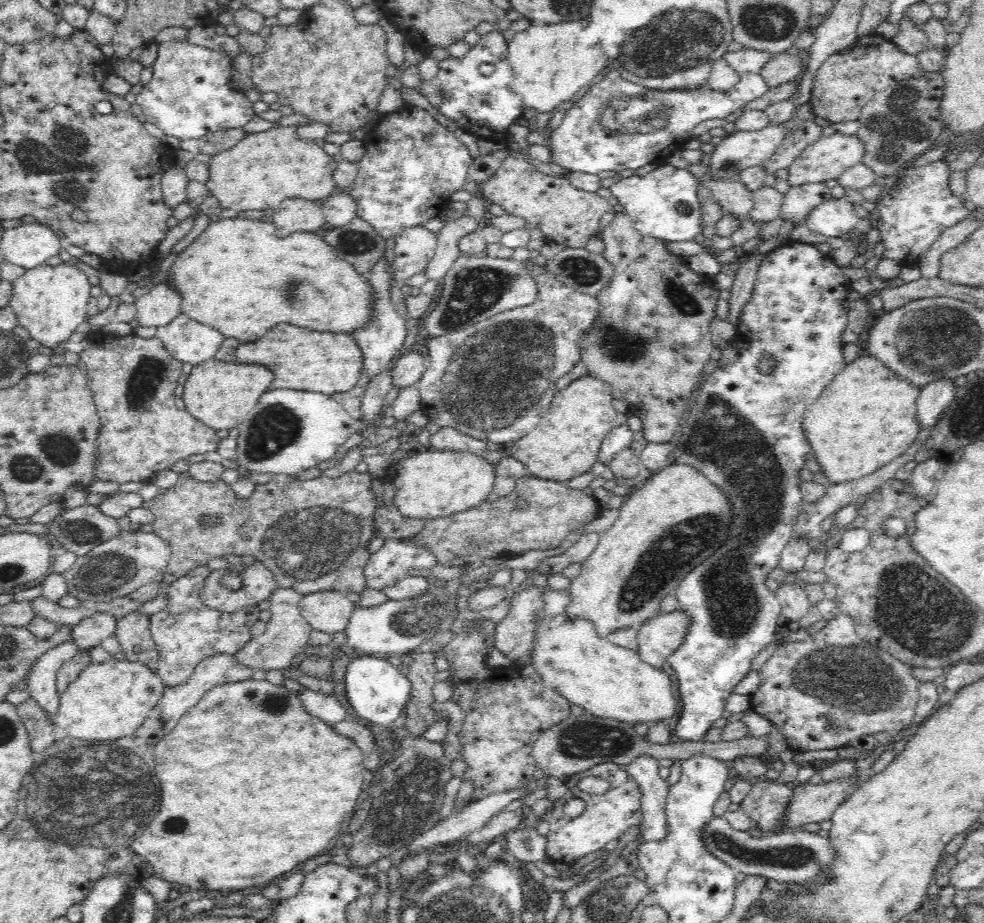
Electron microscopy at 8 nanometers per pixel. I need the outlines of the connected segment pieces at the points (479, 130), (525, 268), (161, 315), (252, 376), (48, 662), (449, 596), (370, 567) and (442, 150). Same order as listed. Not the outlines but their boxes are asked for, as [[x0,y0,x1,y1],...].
[[417,29,526,142],[425,256,540,337],[135,279,182,328],[183,357,274,430],[25,641,80,721],[343,575,474,656],[365,536,437,590],[345,102,474,240]]

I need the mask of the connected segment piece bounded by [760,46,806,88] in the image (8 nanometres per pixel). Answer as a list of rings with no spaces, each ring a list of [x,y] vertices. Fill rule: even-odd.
[[[790,46],[788,50],[776,53],[770,62],[764,64],[760,75],[769,87],[774,88],[795,80],[796,76],[803,76],[806,66],[802,65],[802,60],[798,56],[799,51],[795,46]]]

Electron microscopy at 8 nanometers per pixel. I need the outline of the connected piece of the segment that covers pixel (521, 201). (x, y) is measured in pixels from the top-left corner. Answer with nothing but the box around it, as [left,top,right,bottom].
[479,150,617,248]

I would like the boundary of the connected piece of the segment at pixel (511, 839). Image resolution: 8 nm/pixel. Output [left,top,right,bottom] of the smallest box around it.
[503,828,548,867]

